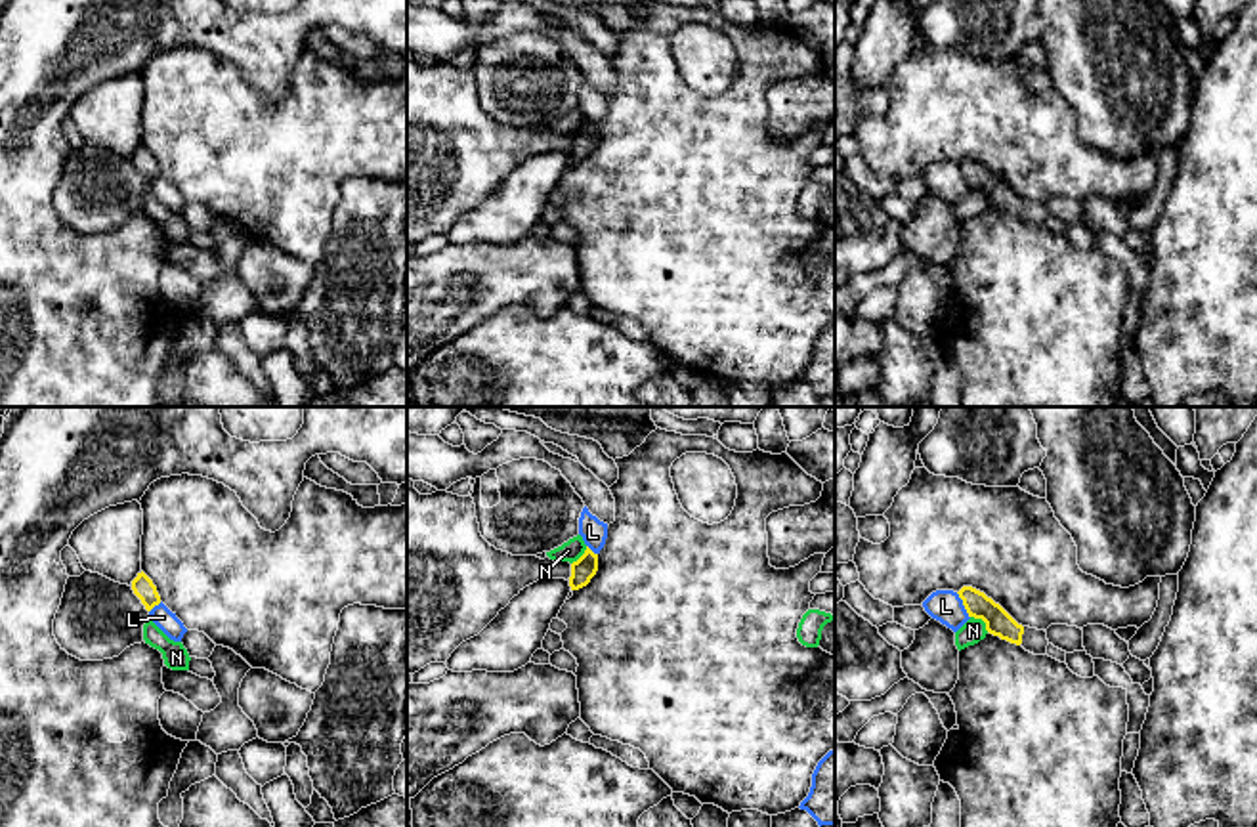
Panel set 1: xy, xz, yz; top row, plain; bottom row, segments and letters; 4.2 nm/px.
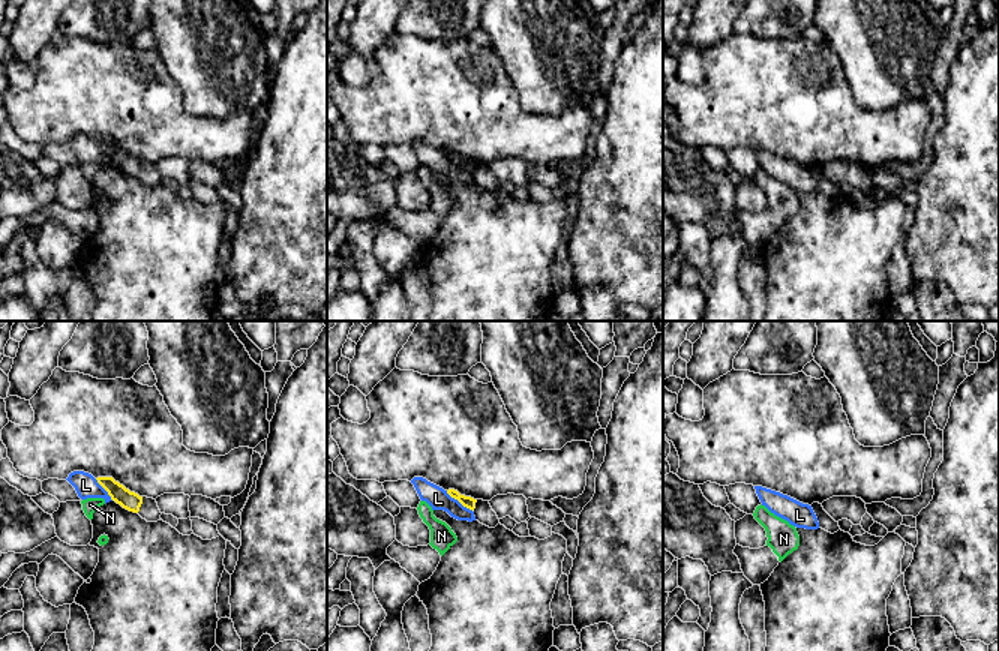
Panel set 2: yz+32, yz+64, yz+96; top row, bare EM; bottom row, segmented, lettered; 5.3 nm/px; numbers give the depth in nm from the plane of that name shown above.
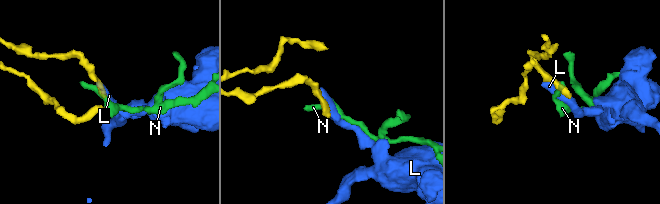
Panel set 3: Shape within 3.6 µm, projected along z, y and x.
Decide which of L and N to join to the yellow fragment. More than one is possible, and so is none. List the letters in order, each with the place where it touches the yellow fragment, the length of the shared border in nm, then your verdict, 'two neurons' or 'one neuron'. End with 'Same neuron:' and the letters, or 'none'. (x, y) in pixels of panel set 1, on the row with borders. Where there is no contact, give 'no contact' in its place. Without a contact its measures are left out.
L: yz (963, 604) | 130 nm | two neurons
N: yz (982, 619) | 100 nm | two neurons
Same neuron: none

